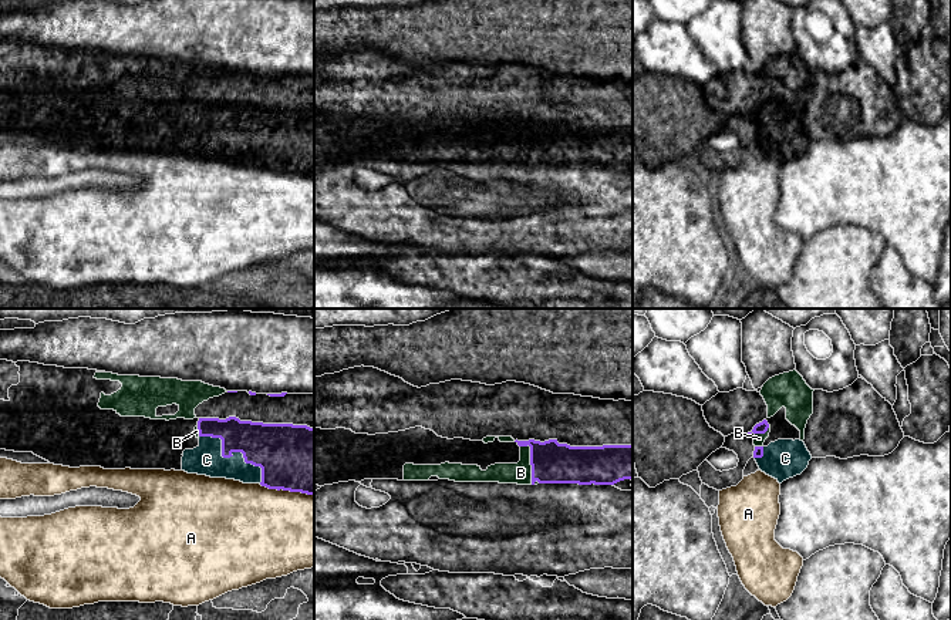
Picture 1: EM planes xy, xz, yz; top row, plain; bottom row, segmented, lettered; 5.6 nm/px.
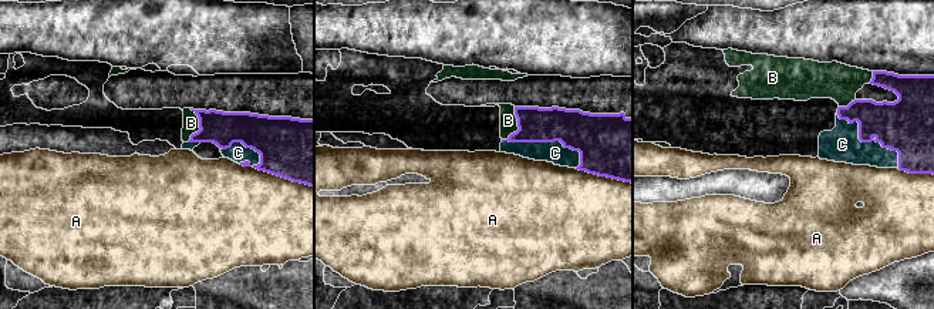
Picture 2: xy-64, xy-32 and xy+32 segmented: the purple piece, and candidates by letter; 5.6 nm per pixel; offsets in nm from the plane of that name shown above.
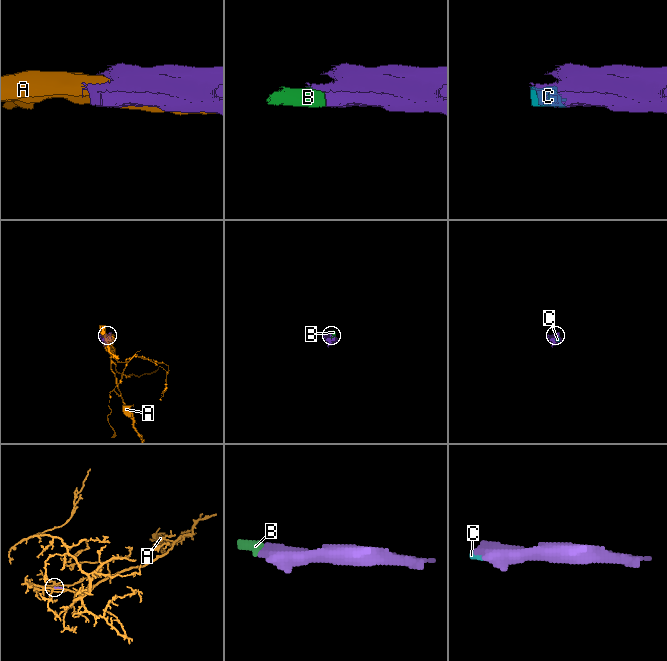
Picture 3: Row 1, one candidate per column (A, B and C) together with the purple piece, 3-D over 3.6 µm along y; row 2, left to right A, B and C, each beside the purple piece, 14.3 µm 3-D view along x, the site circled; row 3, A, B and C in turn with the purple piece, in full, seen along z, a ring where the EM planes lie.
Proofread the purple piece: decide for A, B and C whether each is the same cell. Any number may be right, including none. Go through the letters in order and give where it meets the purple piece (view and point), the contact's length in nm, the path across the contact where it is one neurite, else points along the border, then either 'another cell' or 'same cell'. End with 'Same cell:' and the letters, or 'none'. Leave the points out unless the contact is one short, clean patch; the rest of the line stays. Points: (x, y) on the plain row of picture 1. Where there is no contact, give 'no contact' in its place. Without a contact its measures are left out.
A: xy (286, 171) | 320 nm | another cell
B: xz (530, 145) | 240 nm | same cell
C: xy (230, 135) | 440 nm | another cell
Same cell: B

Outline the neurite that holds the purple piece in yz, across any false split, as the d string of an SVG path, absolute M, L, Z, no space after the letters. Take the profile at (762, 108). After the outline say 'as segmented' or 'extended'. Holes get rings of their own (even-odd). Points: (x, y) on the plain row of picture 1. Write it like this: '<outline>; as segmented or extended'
M763 101L762 104L759 104L753 108L752 114L755 115L755 119L753 119L753 127L755 127L753 139L762 139L763 138L763 124L769 118L770 107L768 105L766 101Z; extended

